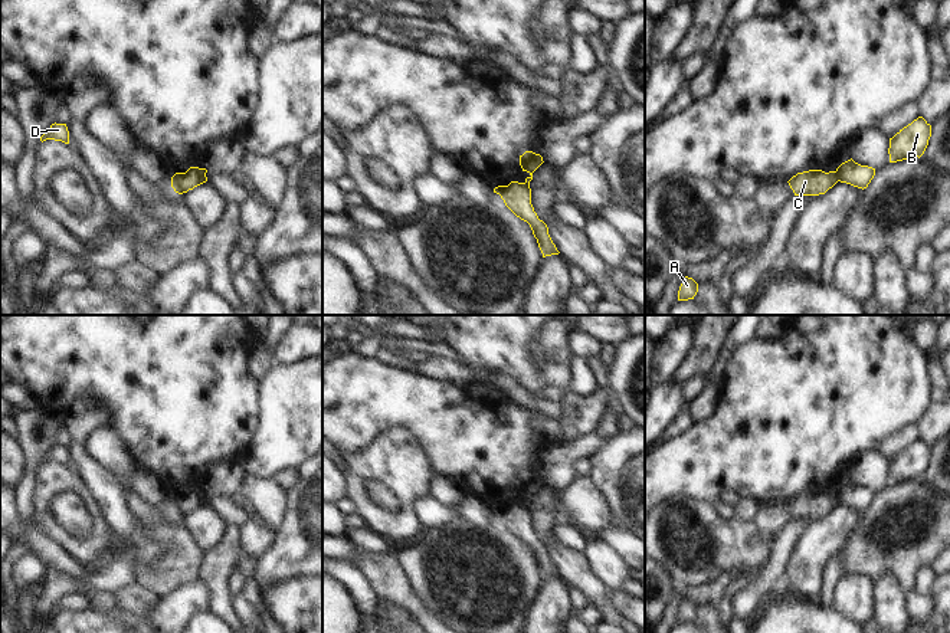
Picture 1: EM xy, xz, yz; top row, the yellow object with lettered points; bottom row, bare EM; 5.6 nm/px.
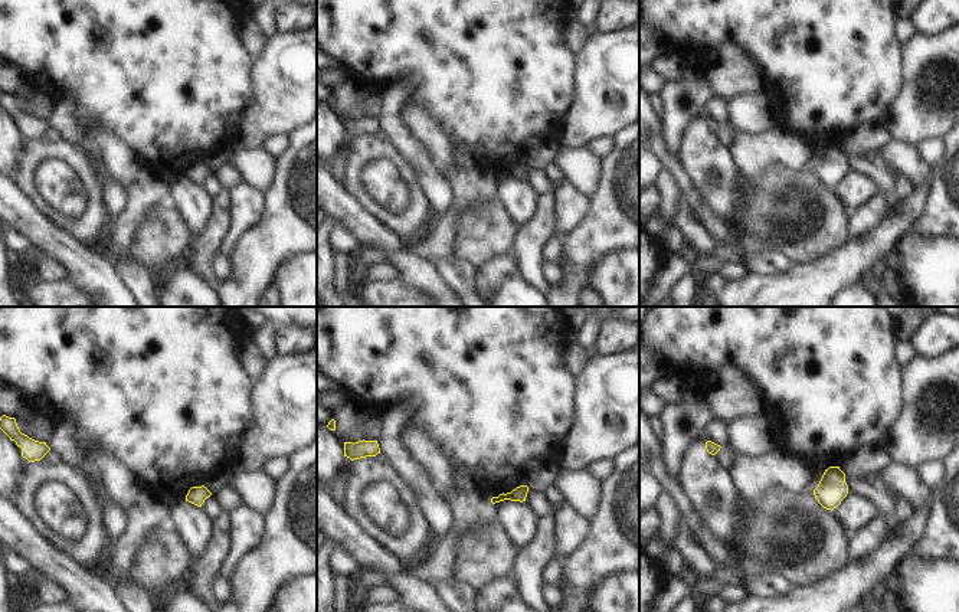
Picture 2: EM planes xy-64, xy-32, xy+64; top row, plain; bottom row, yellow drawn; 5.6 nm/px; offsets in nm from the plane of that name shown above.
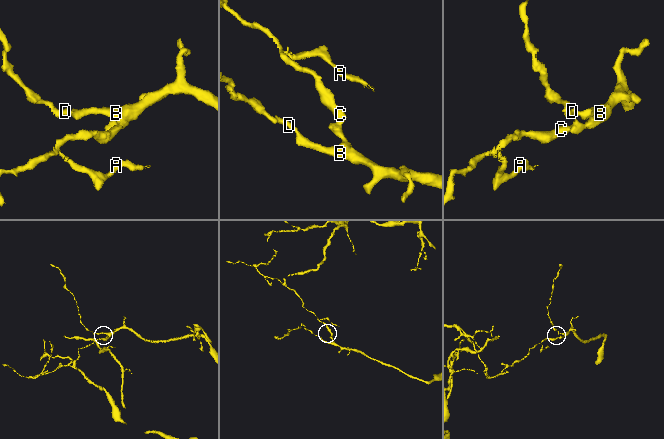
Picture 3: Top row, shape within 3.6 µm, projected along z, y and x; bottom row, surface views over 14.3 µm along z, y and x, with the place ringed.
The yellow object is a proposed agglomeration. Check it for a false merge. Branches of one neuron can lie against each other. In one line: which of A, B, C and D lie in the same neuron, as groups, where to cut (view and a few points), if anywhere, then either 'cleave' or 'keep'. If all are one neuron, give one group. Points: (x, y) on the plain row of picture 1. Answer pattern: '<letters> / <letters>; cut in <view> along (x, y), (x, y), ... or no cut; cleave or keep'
A C / B D; cut in yz along (835, 494), (839, 502); cleave

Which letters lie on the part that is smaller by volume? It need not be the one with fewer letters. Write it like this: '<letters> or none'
A, C

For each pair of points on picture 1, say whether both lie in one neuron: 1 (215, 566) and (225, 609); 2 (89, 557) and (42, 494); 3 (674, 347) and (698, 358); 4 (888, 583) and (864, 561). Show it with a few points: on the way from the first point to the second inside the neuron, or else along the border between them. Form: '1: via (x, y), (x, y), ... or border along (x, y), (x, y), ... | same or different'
1: via (215, 576), (219, 599) | same
2: via (72, 545), (42, 518), (42, 511) | same
3: border along (695, 330), (691, 350), (672, 379) | different
4: border along (877, 579), (890, 573), (910, 594) | different

